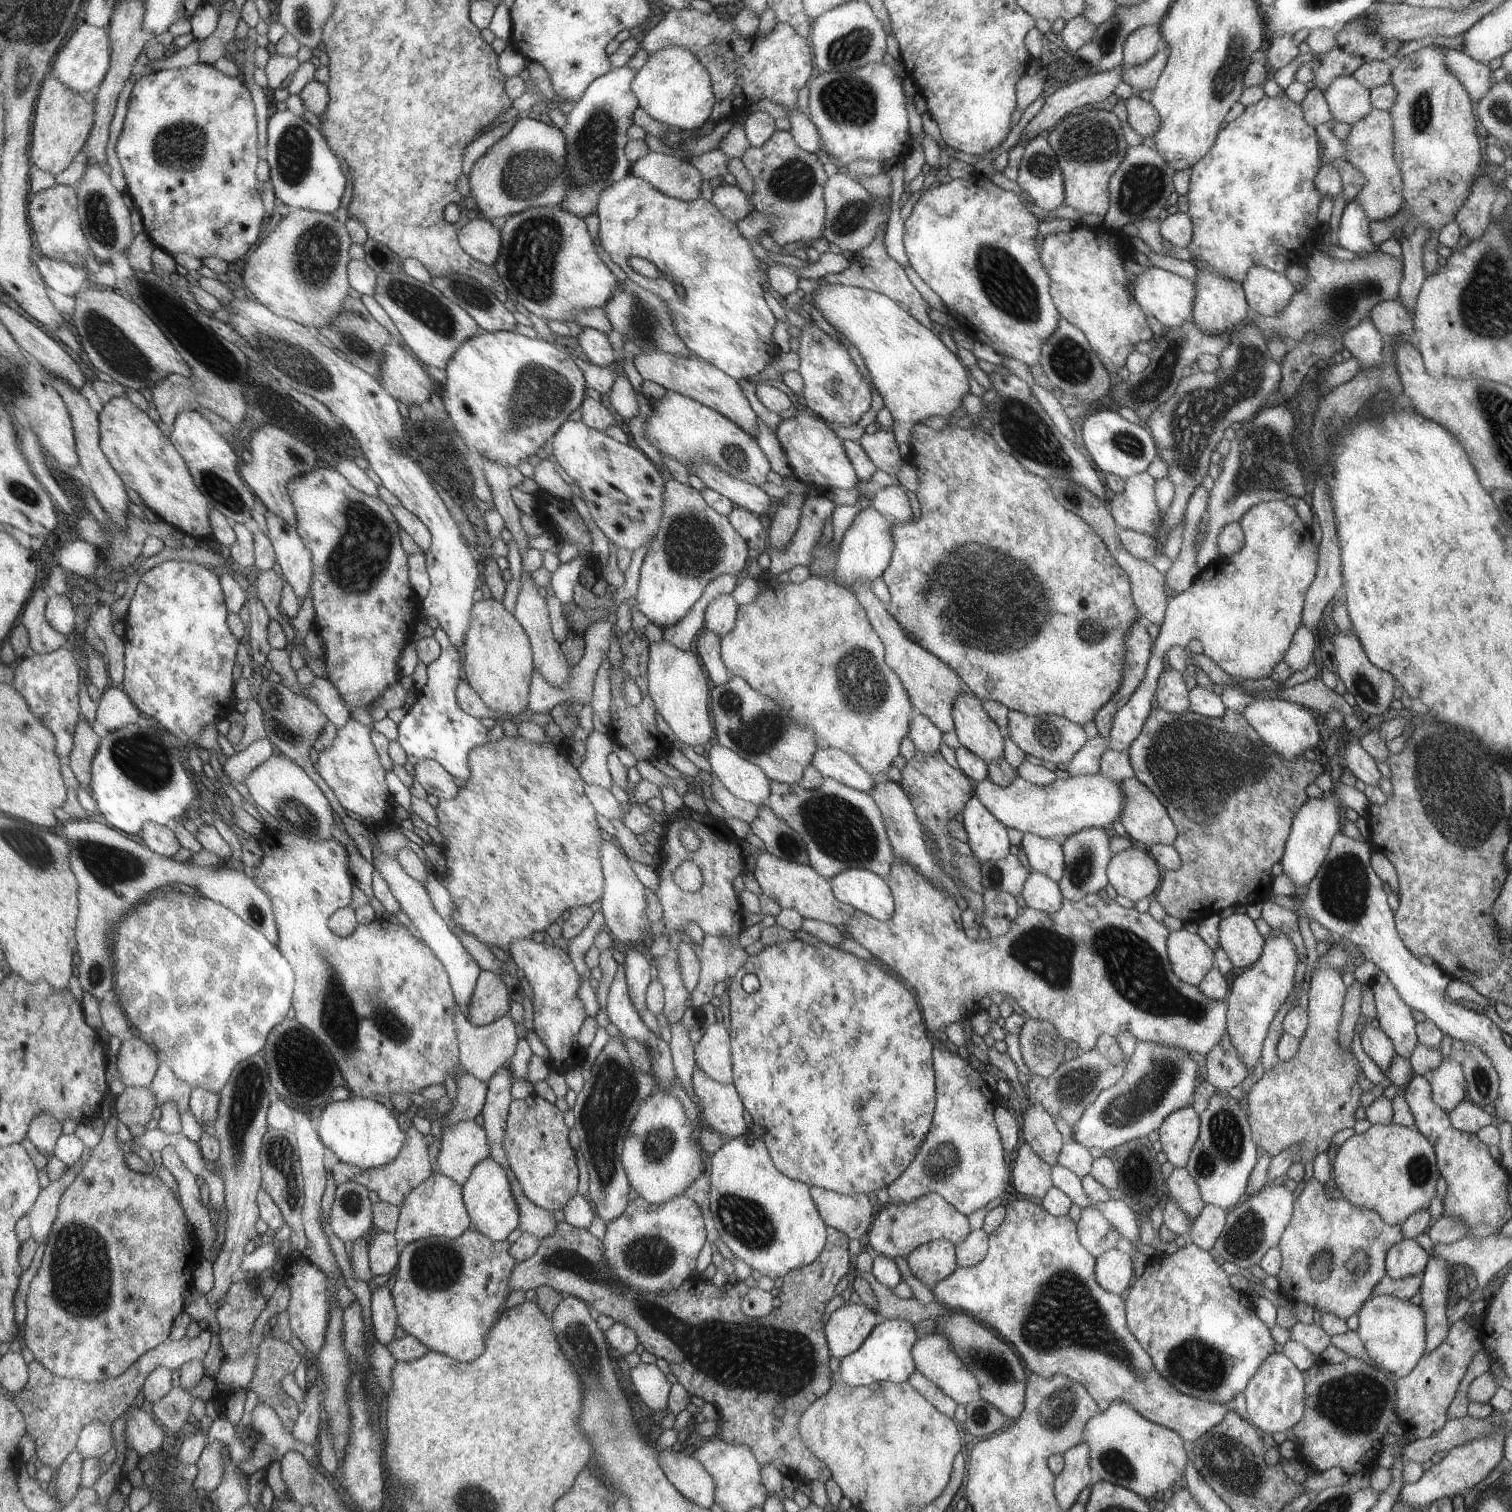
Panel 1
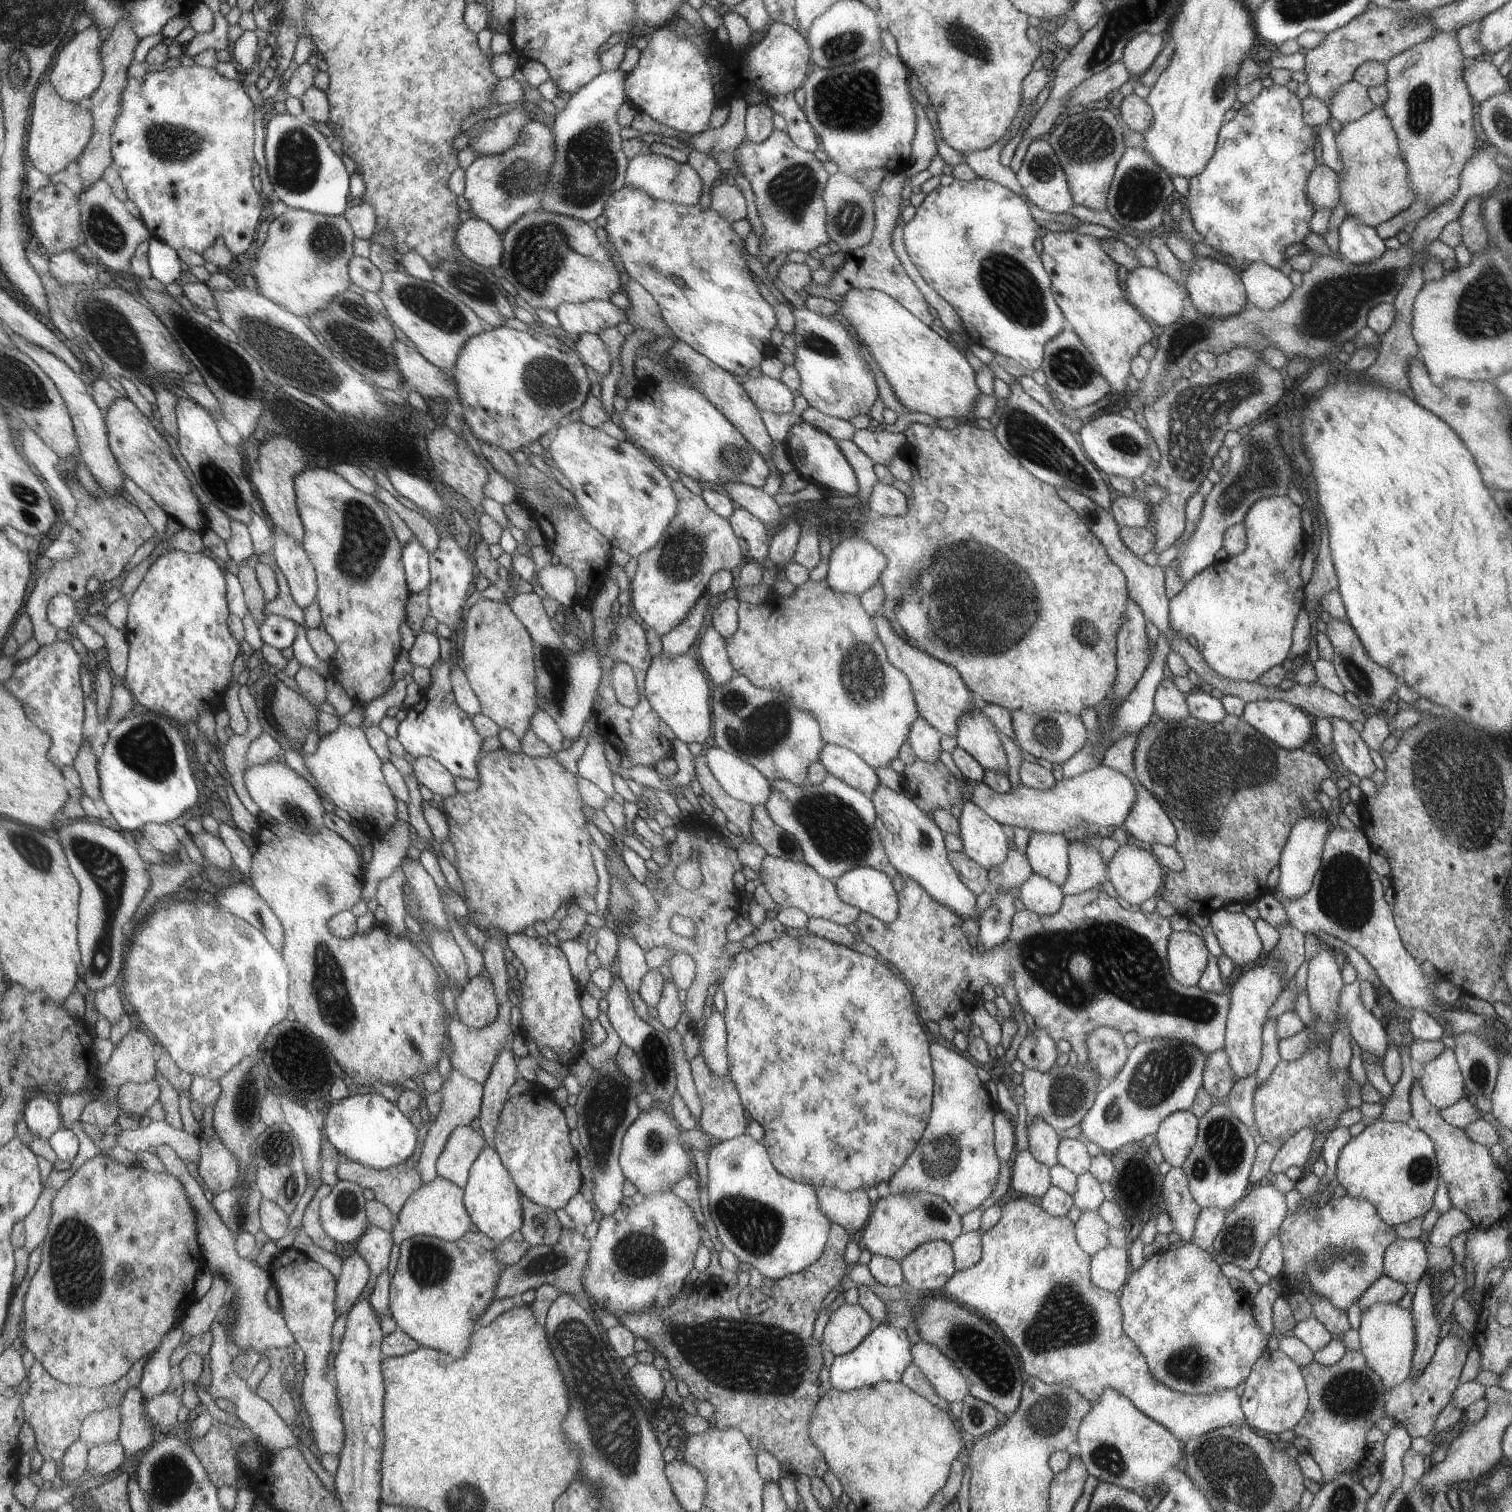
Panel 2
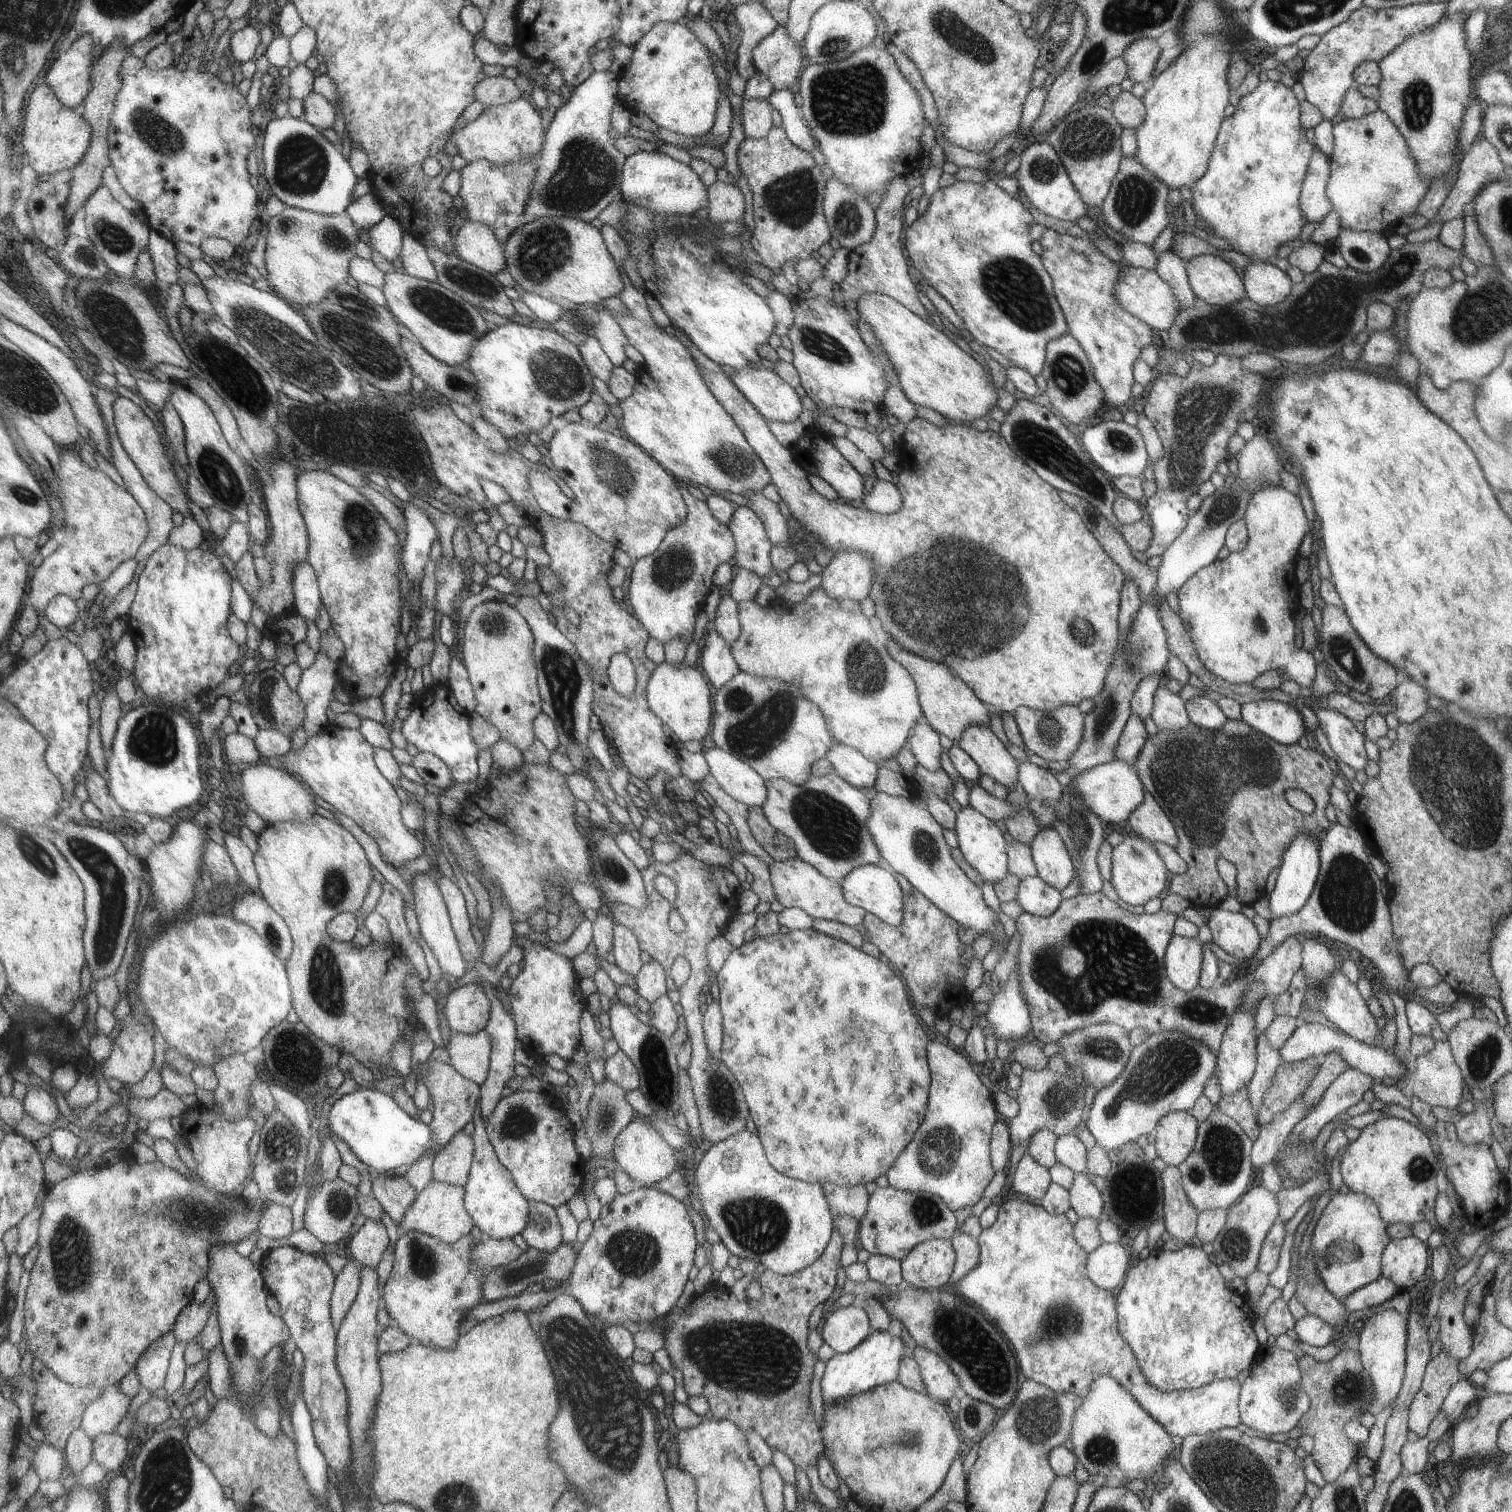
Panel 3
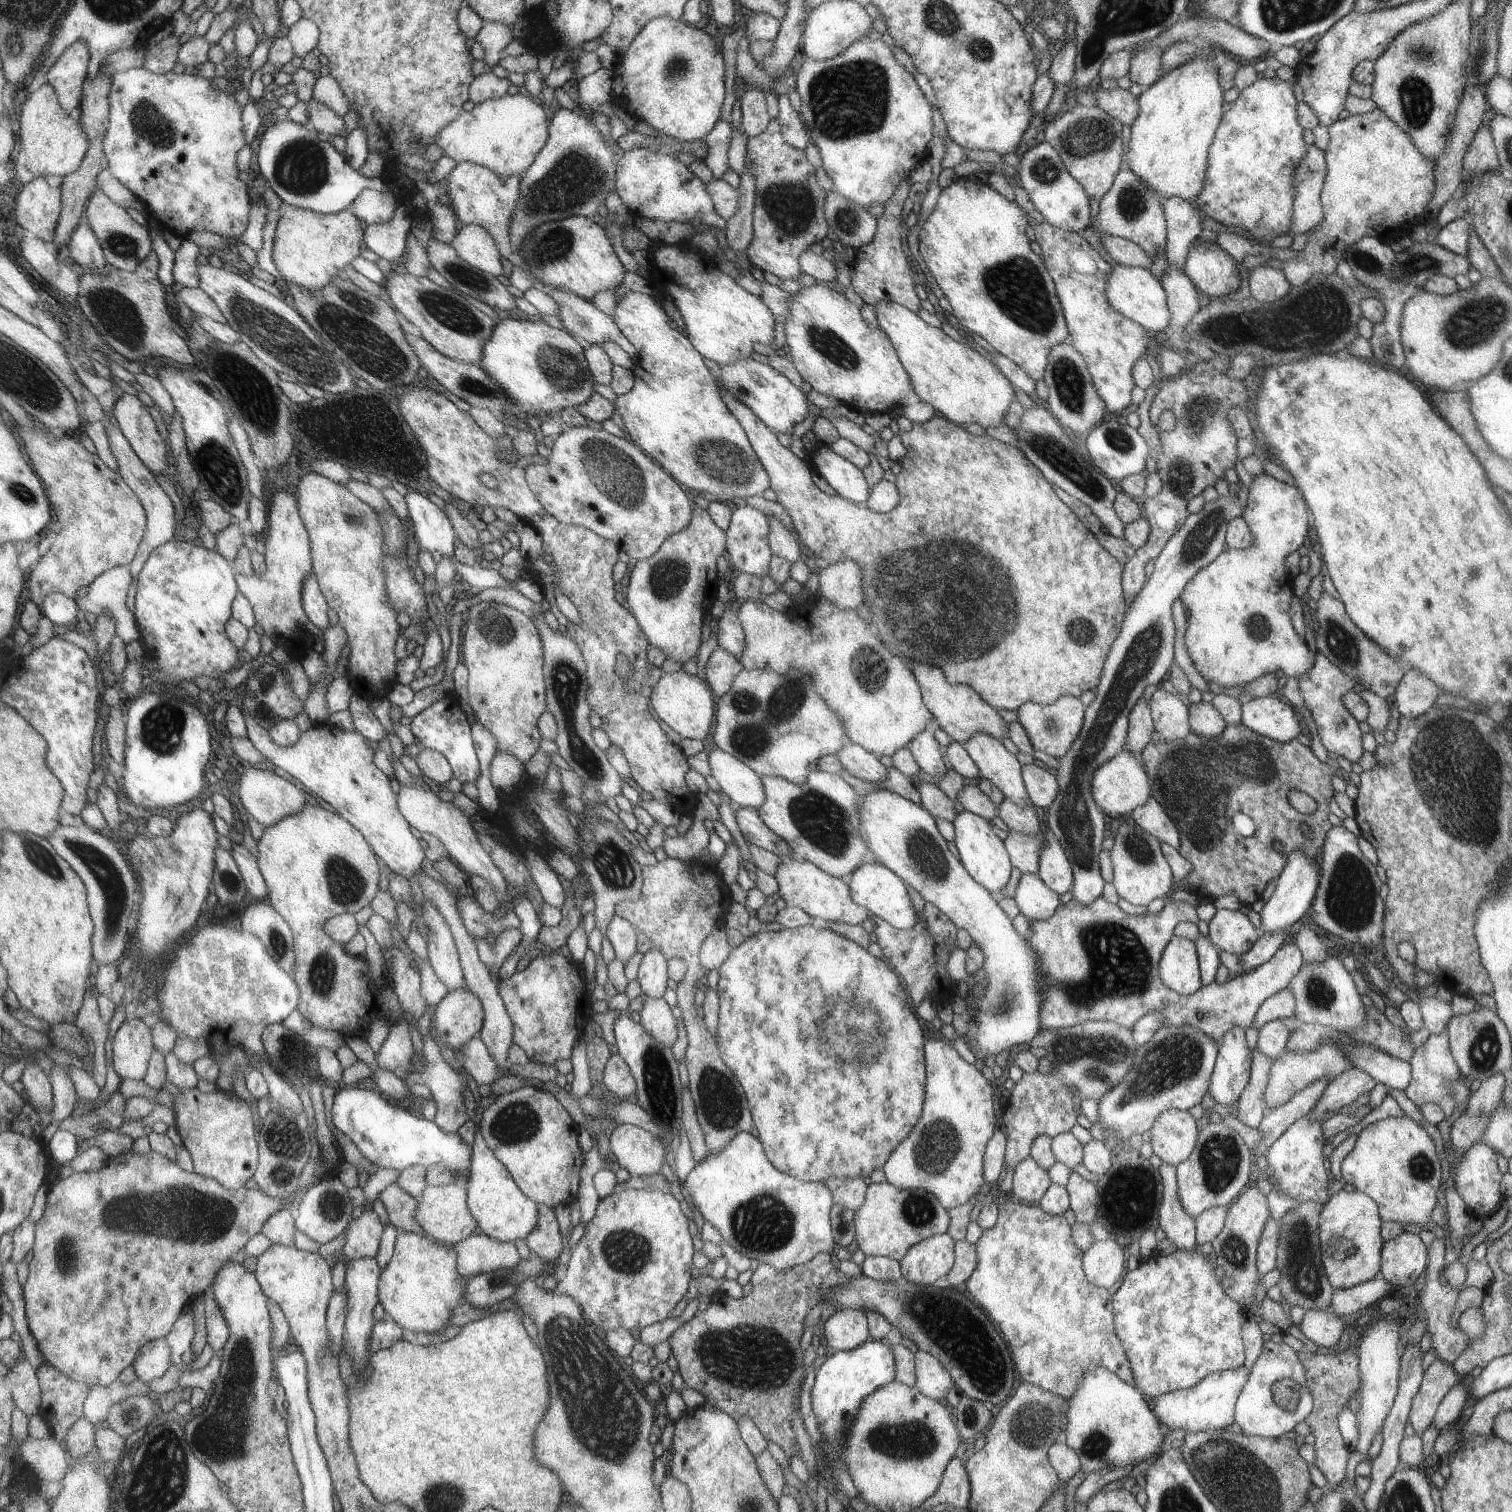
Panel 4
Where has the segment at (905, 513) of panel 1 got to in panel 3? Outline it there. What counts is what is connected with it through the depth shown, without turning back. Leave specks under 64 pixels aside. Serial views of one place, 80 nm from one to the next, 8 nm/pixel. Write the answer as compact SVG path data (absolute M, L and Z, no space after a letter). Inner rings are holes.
M876 479L861 498L861 506L874 513L892 513L902 507L902 496L891 481Z

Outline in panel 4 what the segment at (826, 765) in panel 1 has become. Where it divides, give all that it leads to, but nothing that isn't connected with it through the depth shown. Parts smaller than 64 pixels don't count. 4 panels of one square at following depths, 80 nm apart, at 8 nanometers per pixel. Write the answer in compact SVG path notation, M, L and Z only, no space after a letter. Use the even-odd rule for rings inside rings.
M847 742L834 754L838 756L842 772L847 771L847 774L859 780L876 783L887 776L885 767L877 760L875 754L867 752L859 745Z

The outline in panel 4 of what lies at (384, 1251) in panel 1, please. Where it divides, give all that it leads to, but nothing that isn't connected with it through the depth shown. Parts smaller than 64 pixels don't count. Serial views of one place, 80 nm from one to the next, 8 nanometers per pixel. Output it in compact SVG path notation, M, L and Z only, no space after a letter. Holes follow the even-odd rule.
M371 1209L365 1210L361 1216L350 1222L341 1253L349 1260L376 1259L381 1248L385 1229L377 1212Z

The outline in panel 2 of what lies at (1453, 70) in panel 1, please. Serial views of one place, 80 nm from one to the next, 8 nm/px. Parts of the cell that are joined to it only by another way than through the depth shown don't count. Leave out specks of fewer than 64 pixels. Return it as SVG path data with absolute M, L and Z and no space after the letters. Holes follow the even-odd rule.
M1477 57L1467 58L1465 71L1462 76L1474 101L1479 104L1492 94L1509 89L1505 77L1501 77L1497 68L1490 63L1489 59Z

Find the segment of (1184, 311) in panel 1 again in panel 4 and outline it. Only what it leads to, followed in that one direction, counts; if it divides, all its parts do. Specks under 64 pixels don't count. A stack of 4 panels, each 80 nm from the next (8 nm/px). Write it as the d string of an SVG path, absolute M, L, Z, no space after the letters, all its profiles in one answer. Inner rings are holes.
M1113 264L1108 274L1109 282L1106 284L1106 299L1111 308L1119 314L1135 321L1139 326L1153 332L1161 332L1170 323L1170 311L1166 305L1166 289L1160 281L1147 269Z

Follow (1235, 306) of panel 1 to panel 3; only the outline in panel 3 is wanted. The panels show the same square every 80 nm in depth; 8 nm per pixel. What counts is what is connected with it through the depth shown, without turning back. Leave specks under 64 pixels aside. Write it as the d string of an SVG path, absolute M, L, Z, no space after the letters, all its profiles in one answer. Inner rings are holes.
M1193 256L1185 263L1189 286L1200 302L1227 307L1241 300L1244 284L1227 262Z

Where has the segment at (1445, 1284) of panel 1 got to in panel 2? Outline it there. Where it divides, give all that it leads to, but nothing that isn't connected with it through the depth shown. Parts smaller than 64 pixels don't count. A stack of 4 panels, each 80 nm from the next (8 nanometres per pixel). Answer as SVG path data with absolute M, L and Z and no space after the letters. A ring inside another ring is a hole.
M1422 1276L1419 1284L1415 1285L1413 1290L1412 1304L1410 1312L1414 1316L1415 1346L1411 1359L1410 1374L1415 1378L1430 1362L1437 1344L1439 1336L1439 1327L1433 1312L1433 1300L1431 1300L1431 1290L1429 1283L1431 1276Z

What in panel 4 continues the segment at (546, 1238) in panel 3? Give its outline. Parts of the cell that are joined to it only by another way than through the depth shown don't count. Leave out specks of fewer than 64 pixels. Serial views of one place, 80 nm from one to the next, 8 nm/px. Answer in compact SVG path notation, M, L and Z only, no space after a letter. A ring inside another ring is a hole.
M538 1204L538 1207L538 1226L526 1240L528 1248L546 1261L557 1261L563 1252L563 1240L555 1209L548 1204Z

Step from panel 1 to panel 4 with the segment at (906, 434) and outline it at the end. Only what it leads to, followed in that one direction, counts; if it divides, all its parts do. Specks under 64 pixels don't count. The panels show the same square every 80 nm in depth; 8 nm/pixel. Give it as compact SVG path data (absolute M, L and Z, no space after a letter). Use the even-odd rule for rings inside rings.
M891 301L872 304L878 328L893 342L897 356L911 384L916 400L932 406L937 414L964 426L975 422L986 429L999 427L1009 403L1015 399L1013 386L977 351L945 336L941 330L927 326L919 316L903 305Z

